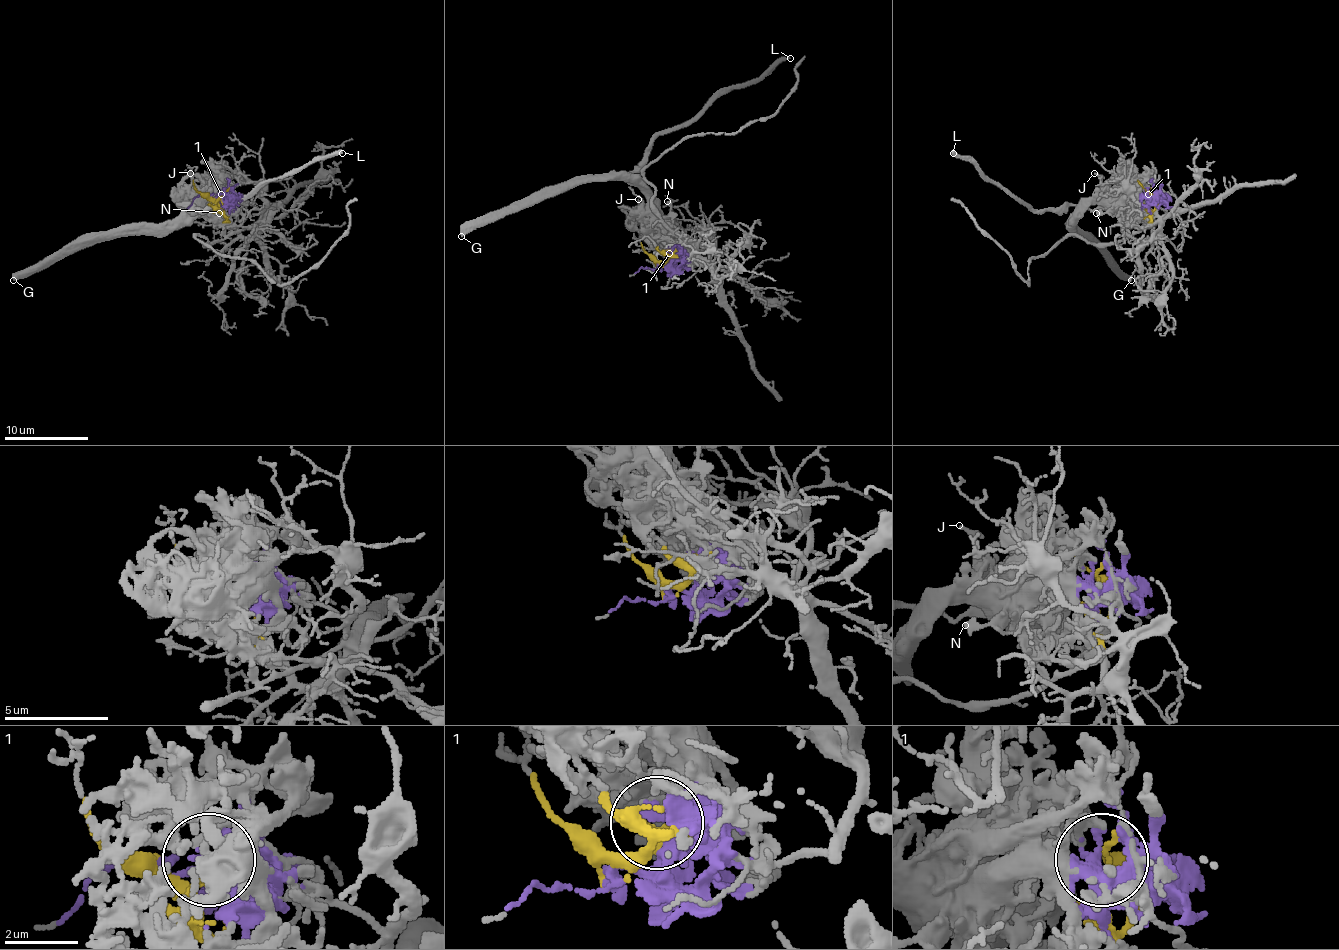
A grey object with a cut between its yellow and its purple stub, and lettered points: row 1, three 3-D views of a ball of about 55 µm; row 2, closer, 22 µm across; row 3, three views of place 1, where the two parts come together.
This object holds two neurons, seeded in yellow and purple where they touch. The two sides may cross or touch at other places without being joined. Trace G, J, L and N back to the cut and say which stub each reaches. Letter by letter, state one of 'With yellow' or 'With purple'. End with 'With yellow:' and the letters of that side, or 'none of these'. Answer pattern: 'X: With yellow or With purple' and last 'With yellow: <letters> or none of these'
G: With purple
J: With purple
L: With purple
N: With purple
With yellow: none of these

